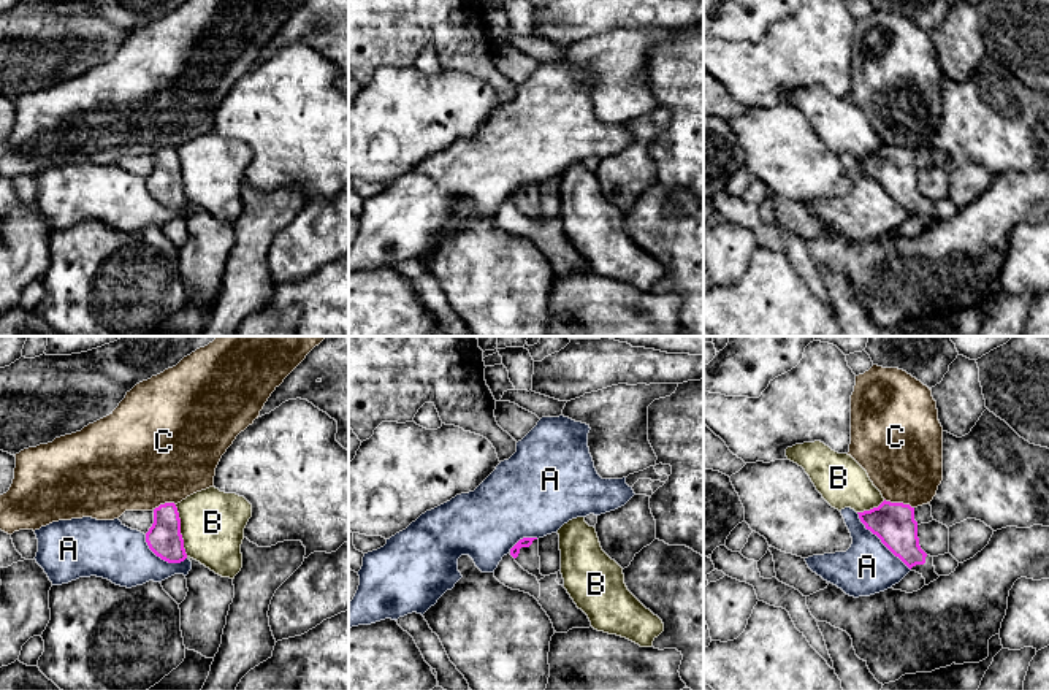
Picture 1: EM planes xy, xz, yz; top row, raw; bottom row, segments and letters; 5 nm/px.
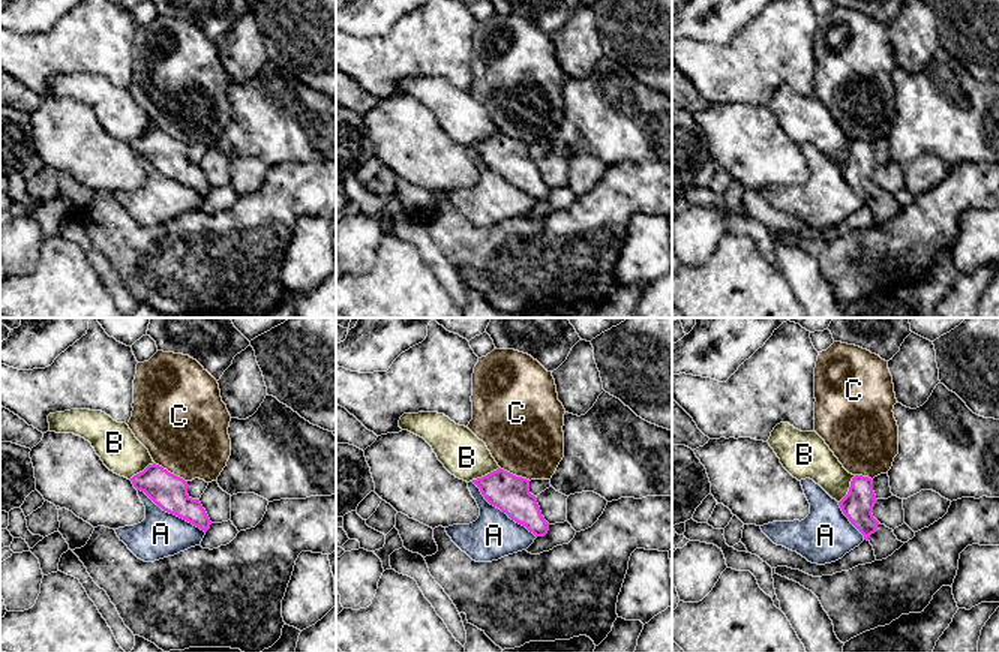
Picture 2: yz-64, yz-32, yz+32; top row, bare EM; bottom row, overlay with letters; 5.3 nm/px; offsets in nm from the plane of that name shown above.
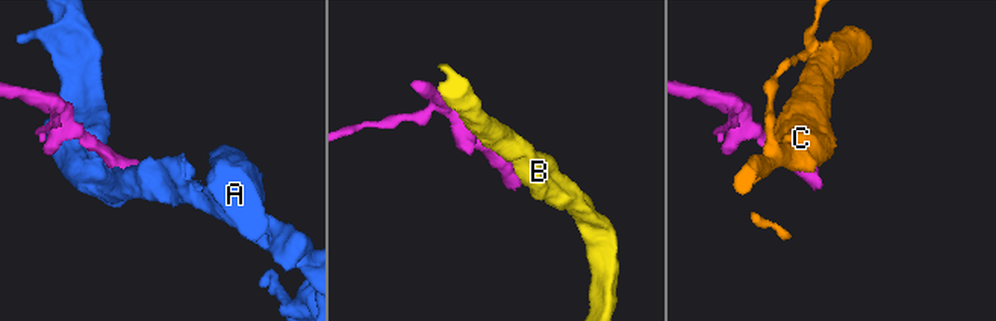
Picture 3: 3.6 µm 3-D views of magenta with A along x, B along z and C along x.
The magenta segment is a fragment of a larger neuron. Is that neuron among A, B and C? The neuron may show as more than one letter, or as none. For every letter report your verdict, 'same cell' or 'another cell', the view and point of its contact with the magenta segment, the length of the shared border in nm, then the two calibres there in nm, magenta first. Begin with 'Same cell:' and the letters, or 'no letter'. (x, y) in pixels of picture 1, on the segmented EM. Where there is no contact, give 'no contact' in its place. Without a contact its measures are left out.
Same cell: no letter
A: another cell; meets magenta in yz at (881, 541); contact 400 nm long; 220 nm thick on the magenta side, 280 nm on the other
B: another cell; meets magenta in xy at (179, 530); contact 280 nm long; 180 nm thick on the magenta side, 320 nm on the other
C: another cell; meets magenta in yz at (899, 503); contact 160 nm long; 220 nm thick on the magenta side, 400 nm on the other

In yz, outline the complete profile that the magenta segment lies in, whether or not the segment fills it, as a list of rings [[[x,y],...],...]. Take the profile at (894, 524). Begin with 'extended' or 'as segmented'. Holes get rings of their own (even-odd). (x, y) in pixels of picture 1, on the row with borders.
extended; [[[884,500],[878,508],[857,514],[867,530],[876,535],[911,571],[925,579],[925,585],[940,577],[935,573],[933,557],[919,546],[914,508]]]

